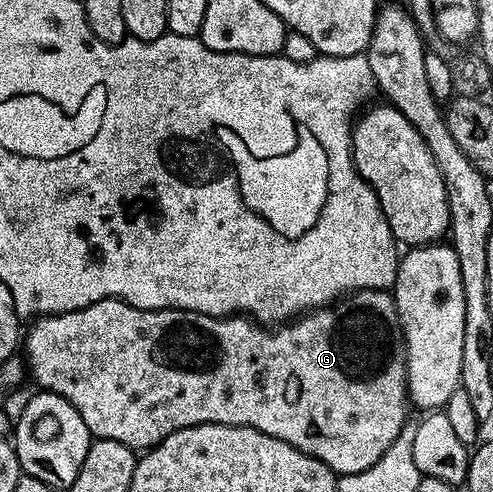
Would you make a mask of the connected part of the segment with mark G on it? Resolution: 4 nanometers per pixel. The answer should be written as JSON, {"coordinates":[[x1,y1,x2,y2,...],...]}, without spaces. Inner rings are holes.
{"coordinates":[[367,288,361,292,351,293,333,303,331,306,325,306,315,309,307,314,301,315,299,318,293,319,291,322,285,323,283,326,268,327,261,326,255,320,243,315,234,316,207,316,201,312,183,312,177,308,136,308,133,304,127,304,125,300,99,300,85,308,79,308,73,312,59,312,56,316,41,316,31,321,32,329,27,329,26,335,22,340,22,356,26,361,27,371,34,379,40,383,39,387,46,392,53,392,62,398,66,398,66,402,73,404,78,410,78,414,82,414,82,418,86,422,86,426,92,431,93,437,101,440,113,440,114,442,122,442,128,448,133,450,147,450,156,447,161,440,165,440,170,434,174,434,183,428,190,426,198,426,199,424,233,424,234,426,242,426,244,428,253,428,262,434,270,434,270,438,278,438,282,442,286,442,290,446,294,446,300,452,304,452,308,456,318,458,332,469,333,472,340,476,349,476,350,474,358,474,362,470,370,470,370,466,374,466,374,462,378,462,378,458,382,458,382,454,386,454,386,450,390,450,393,442,401,439,404,428,404,419,408,416,408,408,410,409,410,401,408,399,408,363,404,357,404,331,400,328,400,319,398,318,398,310,396,309,396,297,391,291,382,288]]}

